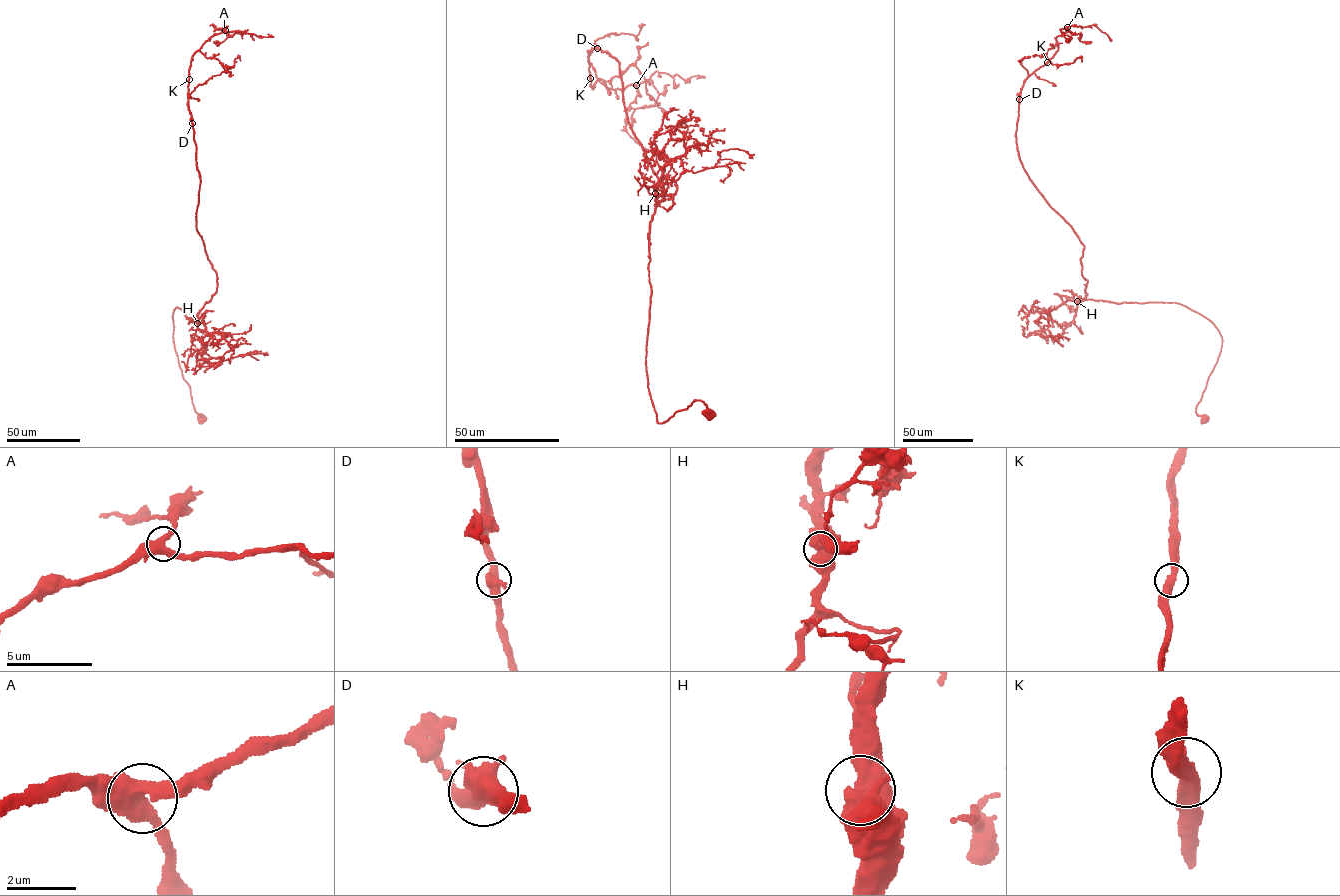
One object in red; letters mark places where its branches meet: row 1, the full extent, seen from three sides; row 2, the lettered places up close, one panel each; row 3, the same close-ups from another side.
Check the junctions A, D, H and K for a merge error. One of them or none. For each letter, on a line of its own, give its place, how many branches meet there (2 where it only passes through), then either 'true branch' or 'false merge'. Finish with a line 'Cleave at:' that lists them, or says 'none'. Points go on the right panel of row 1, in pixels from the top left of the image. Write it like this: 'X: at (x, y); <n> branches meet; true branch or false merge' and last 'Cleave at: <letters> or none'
A: at (1067, 27); 3 branches meet; true branch
D: at (1019, 99); 2 branches meet; true branch
H: at (1077, 301); 2 branches meet; true branch
K: at (1047, 62); 2 branches meet; true branch
Cleave at: none

